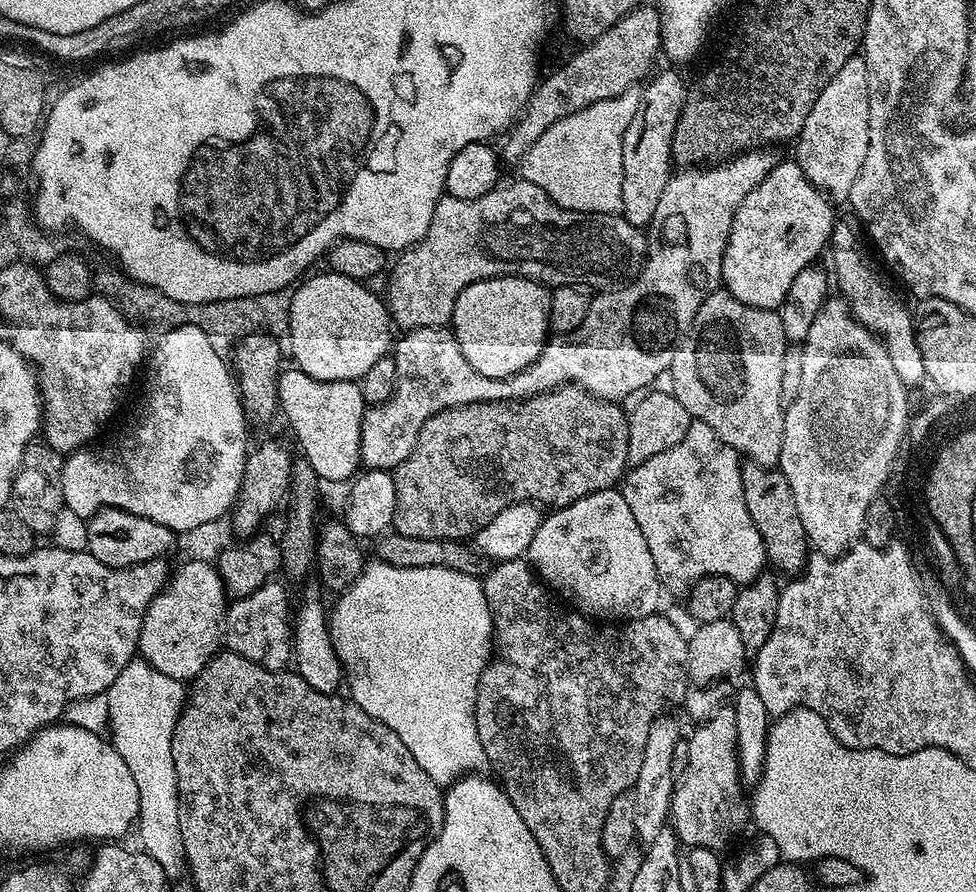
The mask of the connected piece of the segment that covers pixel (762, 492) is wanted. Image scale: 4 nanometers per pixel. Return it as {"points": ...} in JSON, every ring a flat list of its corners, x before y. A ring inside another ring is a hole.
{"points":[[744,462,741,463,740,473,742,494,746,494,746,510,750,510,750,518,754,518,754,526,758,526,767,563,777,573,803,572,804,563,810,555,810,545,806,526,802,526,802,518,798,518,798,506,794,503,794,490,790,490,790,482,780,473,779,467,767,468]]}

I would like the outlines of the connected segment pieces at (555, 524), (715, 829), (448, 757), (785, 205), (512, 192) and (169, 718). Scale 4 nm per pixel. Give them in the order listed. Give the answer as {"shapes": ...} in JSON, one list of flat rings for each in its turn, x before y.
{"shapes":[[[596,491,550,514,536,529,526,553,549,589,572,602,575,611,594,620,626,622,659,611,664,591,651,557,651,543,645,529,635,521,623,491]],[[723,706,695,728,688,736,688,766,672,791,670,822,685,847,720,850,750,820,750,808,742,794,744,784,737,762,734,712,730,706]],[[381,562,373,563,365,563,356,581,335,597,336,605,333,608,331,606,330,615,327,617,329,637,332,639,334,650,346,673,346,688,349,688,347,691,350,693,351,700,359,708,366,710,366,714,370,714,370,718,378,718,378,722,390,726,390,730,394,730,394,734,398,734,398,738,402,738,406,750,410,750,410,754,414,754,414,762,418,762,418,766,422,766,422,770,426,770,426,774,430,774,430,778,436,784,447,786,465,774,479,773,485,767,486,761,482,742,478,742,476,687,480,684,480,676,484,672,484,667,488,665,494,655,492,611,486,602,483,583,477,577,459,573,458,570,444,568,399,569,398,566]],[[781,159,774,170,770,170,770,174,766,174,766,178,762,178,762,182,758,182,746,198,742,198,742,206,738,206,734,214,730,238,722,258,722,284,726,291,734,294,738,302,746,302,746,306,779,309,794,278,807,266,815,265,820,260,820,251,829,247,834,223,832,207,833,201,809,182,795,159]],[[516,178,513,184,501,183,492,188,488,193,482,194,478,198,470,198,469,201,463,198,454,198,447,194,441,195,440,201,434,206,434,218,430,218,430,226,426,234,417,244,410,248,405,248,403,252,395,257,396,265,392,268,392,273,388,276,388,296,386,295,386,305,391,323,400,330,410,328,443,328,451,321,454,302,458,302,458,294,466,290,479,280,489,280,495,276,524,276,527,280,536,280,545,286,573,285,583,286,585,289,596,288,592,290,604,290,609,286,619,285,621,282,627,282,644,266,644,261,648,254,648,238,641,229,635,228,628,219,622,214,613,214,611,212,579,212,558,206,552,199,546,195,541,188,534,186,534,182,523,178]],[[135,658,132,659,125,669,118,674,113,684,106,691,108,698,108,727,107,731,112,732,110,742,118,750,118,754,122,754,122,762,126,762,126,766,130,766,130,774,134,778,134,783,138,785,138,798,140,799,140,815,138,817,138,829,140,828,140,840,142,843,142,851,150,858,154,858,154,862,158,862,158,866,162,866,164,871,169,874,175,874,181,871,184,859,184,847,182,846,182,834,178,826,178,778,174,774,174,754,170,750,170,742,174,734,174,726,180,717,180,711,183,710,186,703,186,684,185,681,170,678,170,674,162,674,162,670,154,670,154,666,150,666,145,660]]]}

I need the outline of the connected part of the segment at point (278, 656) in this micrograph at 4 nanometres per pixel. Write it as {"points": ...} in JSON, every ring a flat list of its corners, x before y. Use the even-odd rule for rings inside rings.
{"points":[[270,580,252,594,235,599,225,613,222,638,225,647,263,668,283,671,291,661,292,618,288,596,282,585]]}

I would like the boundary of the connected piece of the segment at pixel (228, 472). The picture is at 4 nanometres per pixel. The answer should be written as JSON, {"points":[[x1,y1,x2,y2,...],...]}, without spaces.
{"points":[[178,325,169,327,168,332,160,341,151,345,146,356,146,371,144,376,144,405,140,408,140,417,136,420,136,425,121,438,117,444,104,444,101,448,97,446,85,446,67,453,60,470,60,481,62,482,62,498,65,508,69,508,74,513,82,517,93,516,102,508,117,508,130,514,140,515,142,518,150,519,160,526,166,526,175,534,183,534,193,530,196,526,205,525,206,522,213,521,214,518,222,518,233,511,236,497,239,494,239,486,243,478,244,464,250,453,248,446,248,427,244,408,240,405,240,395,236,387,233,373,230,371,230,364,221,353,214,350,214,346,208,340,208,336,198,326]]}

